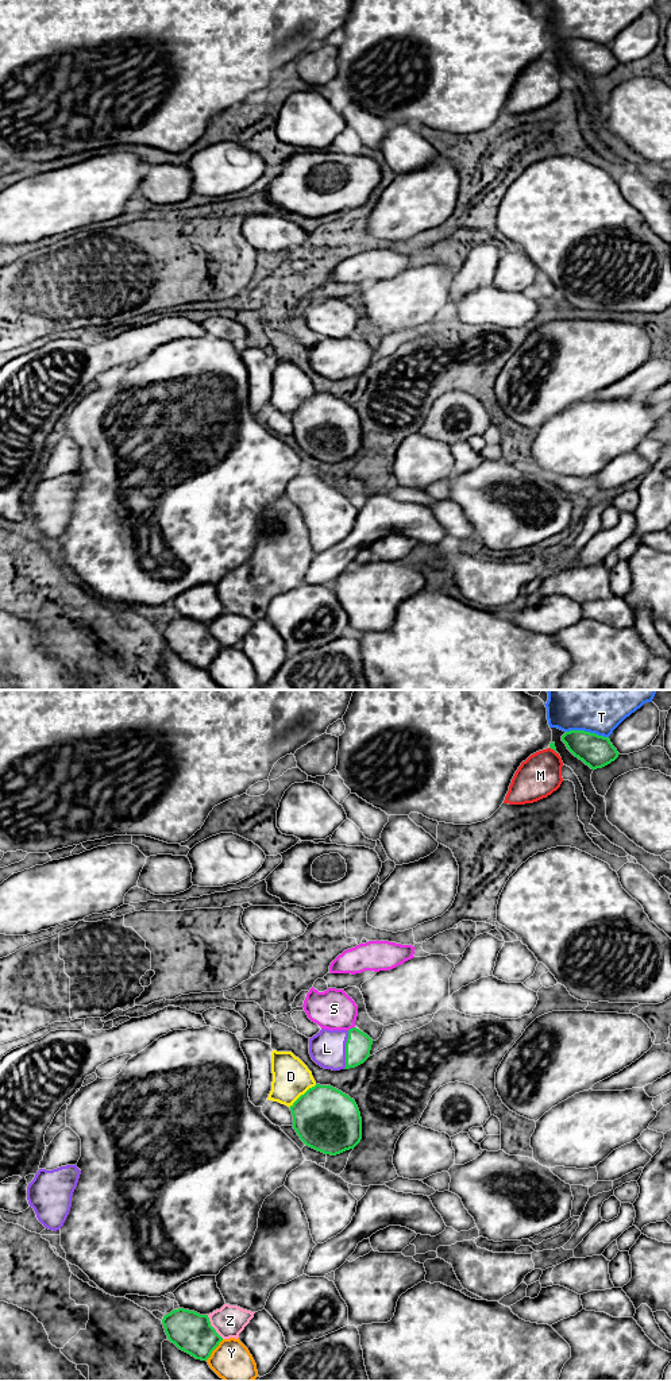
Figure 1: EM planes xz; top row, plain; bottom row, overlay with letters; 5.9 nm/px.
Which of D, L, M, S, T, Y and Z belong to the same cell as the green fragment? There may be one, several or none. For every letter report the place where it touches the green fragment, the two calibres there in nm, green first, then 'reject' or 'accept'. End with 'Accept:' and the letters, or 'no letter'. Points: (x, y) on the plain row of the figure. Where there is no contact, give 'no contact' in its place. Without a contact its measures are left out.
D: contact xz (304, 402); calibres 380 and 220 nm; reject
L: contact xz (346, 358); calibres 150 and 220 nm; accept
M: contact xz (555, 60); calibres 30 and 240 nm; reject
S: contact xz (353, 336); calibres 150 and 240 nm; reject
T: contact xz (587, 41); calibres 190 and 260 nm; reject
Y: contact xz (213, 658); calibres 240 and 240 nm; reject
Z: contact xz (212, 636); calibres 240 and 190 nm; reject
Accept: L

